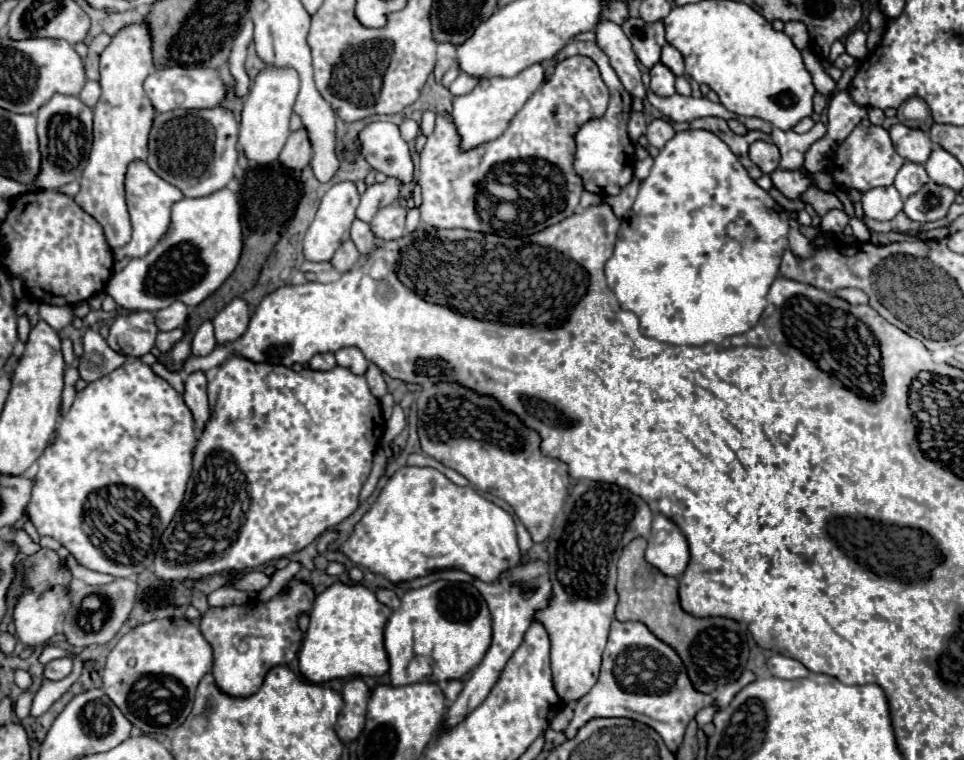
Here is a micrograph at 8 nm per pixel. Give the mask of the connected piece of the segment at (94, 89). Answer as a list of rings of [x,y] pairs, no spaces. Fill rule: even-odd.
[[[86,82],[86,86],[82,88],[82,92],[78,94],[78,98],[86,104],[86,106],[90,106],[90,108],[94,108],[96,106],[96,102],[98,102],[98,98],[100,98],[100,84],[98,82]]]

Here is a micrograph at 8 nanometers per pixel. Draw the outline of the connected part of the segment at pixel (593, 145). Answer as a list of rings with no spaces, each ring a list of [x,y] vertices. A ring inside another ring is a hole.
[[[572,40],[568,42],[560,54],[550,60],[546,64],[546,80],[550,78],[552,74],[552,68],[560,62],[560,60],[566,60],[570,56],[576,56],[576,54],[582,54],[582,56],[588,56],[592,60],[596,60],[598,68],[600,68],[600,74],[602,74],[602,80],[606,82],[606,86],[610,88],[610,102],[608,102],[608,108],[606,112],[600,116],[600,118],[592,118],[588,122],[584,122],[576,136],[574,136],[574,142],[576,142],[576,152],[574,152],[574,170],[576,174],[582,178],[582,184],[584,184],[584,190],[588,192],[594,192],[594,194],[600,194],[600,196],[616,196],[630,180],[632,180],[632,172],[634,172],[634,162],[636,162],[636,146],[630,142],[628,138],[628,118],[630,118],[630,112],[632,112],[632,96],[624,90],[622,82],[618,80],[614,68],[610,66],[610,60],[608,56],[594,44],[594,42],[578,42],[578,40]]]

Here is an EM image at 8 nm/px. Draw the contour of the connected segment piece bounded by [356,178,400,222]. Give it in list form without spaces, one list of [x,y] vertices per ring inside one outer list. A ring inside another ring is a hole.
[[[388,178],[382,184],[370,186],[360,198],[360,204],[356,208],[356,218],[362,222],[370,222],[380,208],[396,202],[398,196],[400,196],[400,182],[396,178]]]

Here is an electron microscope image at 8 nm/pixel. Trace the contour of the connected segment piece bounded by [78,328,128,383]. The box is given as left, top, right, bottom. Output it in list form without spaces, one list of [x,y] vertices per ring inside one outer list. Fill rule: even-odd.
[[[88,328],[84,334],[83,354],[78,366],[80,377],[87,383],[94,382],[122,366],[126,358],[128,356],[108,348],[106,340],[96,330]]]

